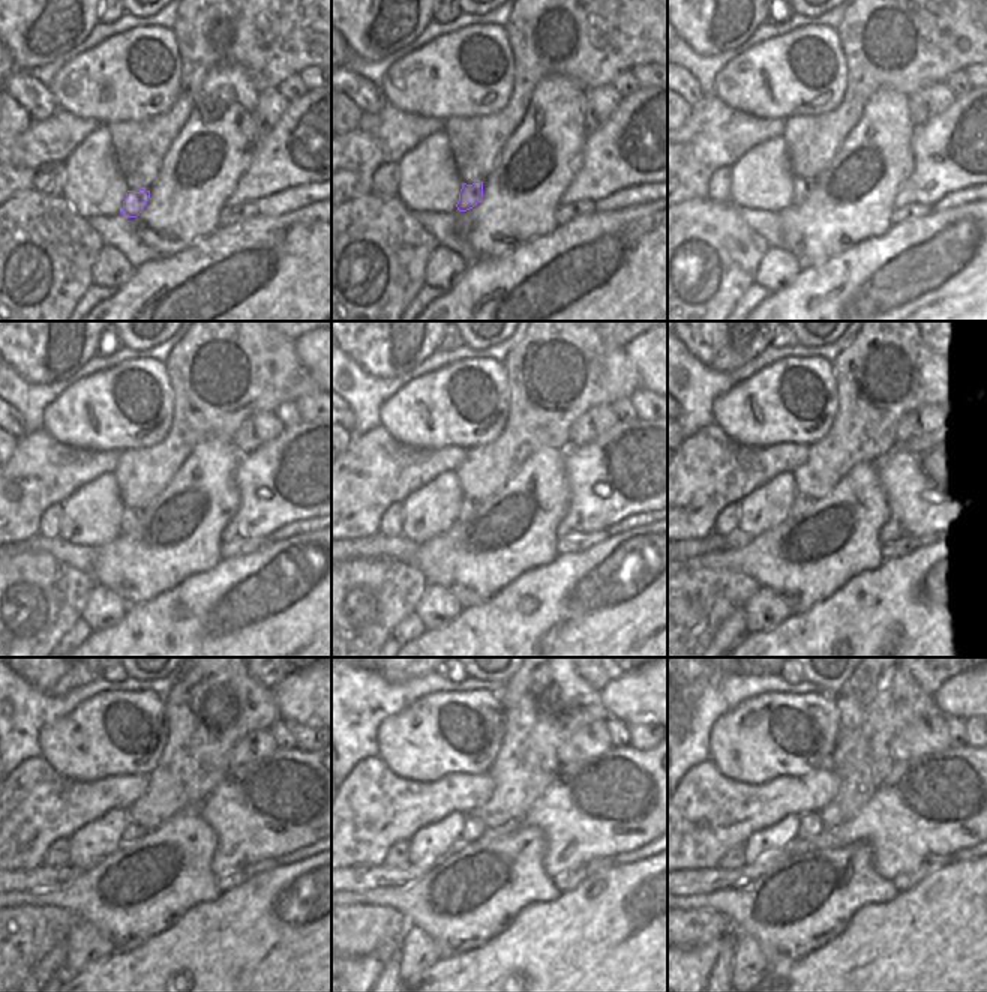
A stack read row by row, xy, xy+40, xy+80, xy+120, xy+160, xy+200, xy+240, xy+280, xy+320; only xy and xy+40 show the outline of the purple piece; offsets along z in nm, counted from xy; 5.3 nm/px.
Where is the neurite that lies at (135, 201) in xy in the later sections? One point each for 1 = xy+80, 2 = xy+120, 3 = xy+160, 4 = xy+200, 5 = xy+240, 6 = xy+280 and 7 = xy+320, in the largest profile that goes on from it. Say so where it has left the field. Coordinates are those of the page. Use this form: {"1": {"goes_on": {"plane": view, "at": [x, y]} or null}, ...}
{"1": {"goes_on": {"plane": "xy+80", "at": [803, 186]}}, "2": {"goes_on": {"plane": "xy+120", "at": [131, 518]}}, "3": {"goes_on": {"plane": "xy+160", "at": [467, 506]}}, "4": {"goes_on": {"plane": "xy+200", "at": [800, 503]}}, "5": {"goes_on": {"plane": "xy+240", "at": [132, 832]}}, "6": {"goes_on": {"plane": "xy+280", "at": [473, 827]}}, "7": {"goes_on": {"plane": "xy+320", "at": [810, 826]}}}

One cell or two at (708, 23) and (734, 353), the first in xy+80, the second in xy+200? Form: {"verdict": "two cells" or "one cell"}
{"verdict": "one cell"}

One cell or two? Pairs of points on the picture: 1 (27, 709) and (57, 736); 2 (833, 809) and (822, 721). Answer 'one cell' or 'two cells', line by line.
1: two cells
2: two cells

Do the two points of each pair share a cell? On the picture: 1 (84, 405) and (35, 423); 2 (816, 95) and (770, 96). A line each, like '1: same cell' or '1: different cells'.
1: different cells
2: same cell

